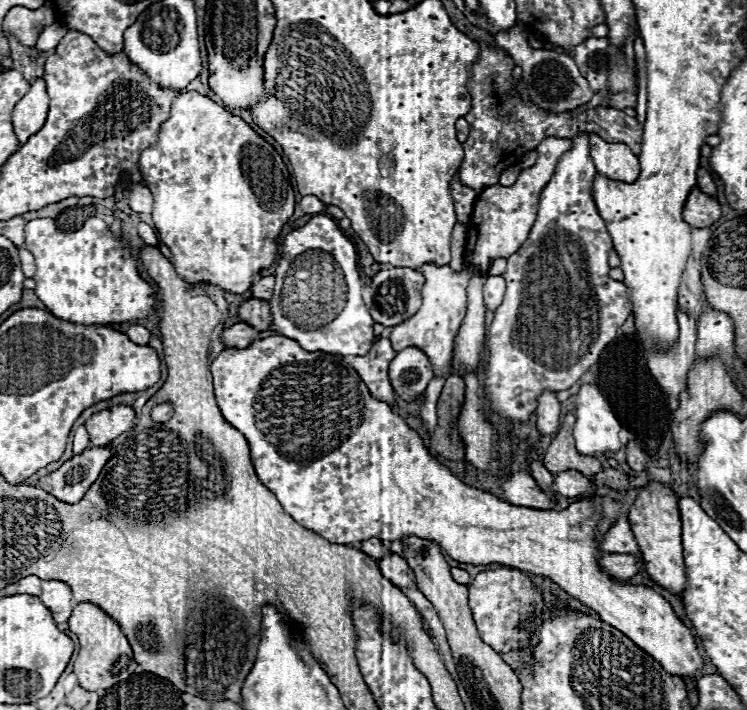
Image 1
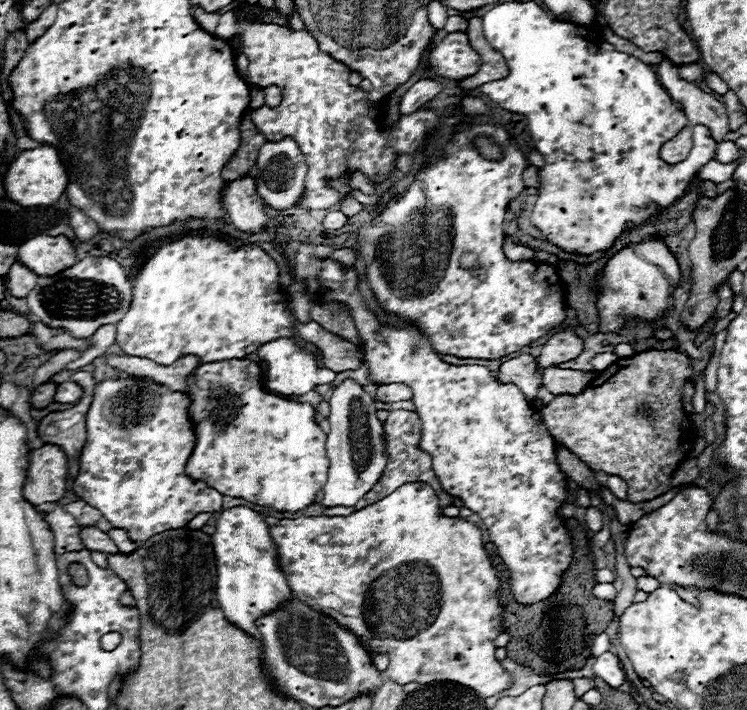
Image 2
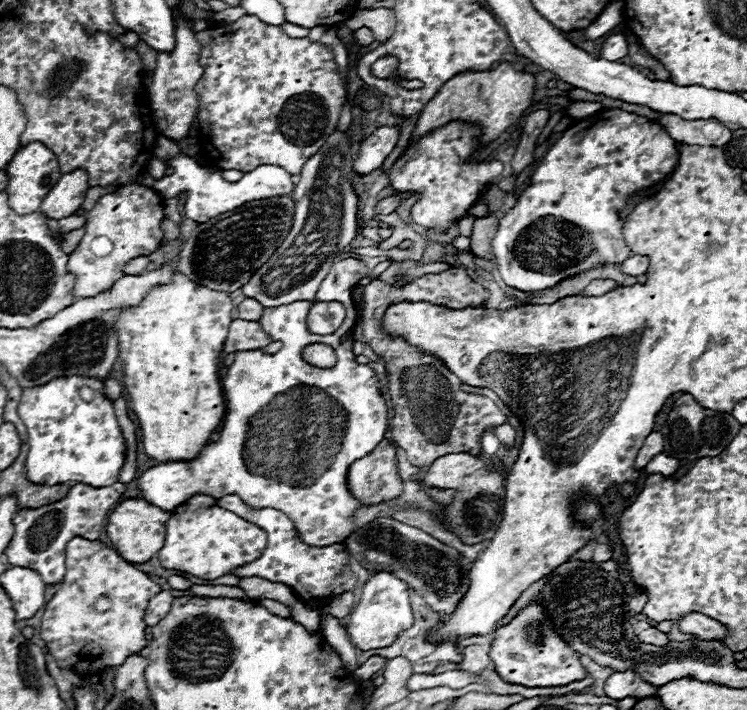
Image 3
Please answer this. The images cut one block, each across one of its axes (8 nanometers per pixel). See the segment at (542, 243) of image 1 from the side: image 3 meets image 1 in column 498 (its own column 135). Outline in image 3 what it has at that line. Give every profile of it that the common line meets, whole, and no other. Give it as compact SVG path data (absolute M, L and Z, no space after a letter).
M174 272L170 284L154 286L138 306L124 308L120 312L114 328L118 332L122 386L128 392L128 406L138 418L142 444L150 458L160 462L192 460L200 454L204 444L212 440L212 434L222 422L226 402L218 368L220 352L232 322L232 308L234 306L228 294L190 282L182 272Z

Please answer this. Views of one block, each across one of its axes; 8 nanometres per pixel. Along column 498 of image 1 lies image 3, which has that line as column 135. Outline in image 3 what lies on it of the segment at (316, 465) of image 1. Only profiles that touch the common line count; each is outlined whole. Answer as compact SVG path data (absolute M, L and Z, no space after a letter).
M124 500L120 506L114 508L114 512L108 516L106 534L112 542L112 548L118 550L118 554L130 562L130 564L144 564L148 562L162 546L164 546L164 526L170 518L170 512L160 510L158 506L146 502L146 500Z

